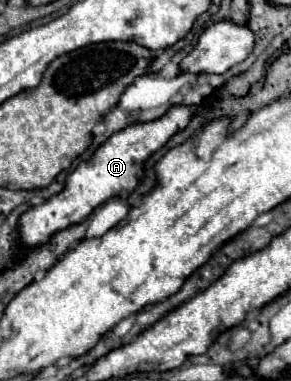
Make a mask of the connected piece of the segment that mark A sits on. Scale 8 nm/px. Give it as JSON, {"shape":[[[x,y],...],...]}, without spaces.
{"shape":[[[199,102],[199,104],[177,104],[177,106],[169,108],[165,116],[161,116],[157,120],[137,122],[137,124],[131,124],[131,126],[123,128],[121,132],[115,132],[105,144],[99,146],[99,150],[89,160],[81,162],[77,166],[77,170],[67,176],[63,192],[59,192],[57,196],[45,200],[39,206],[29,208],[21,216],[21,220],[19,220],[21,244],[23,246],[39,246],[39,244],[47,242],[49,236],[55,234],[57,230],[63,230],[63,228],[67,228],[71,224],[77,224],[77,222],[83,222],[105,200],[109,200],[109,198],[125,200],[139,186],[139,182],[143,178],[145,162],[157,150],[161,150],[169,142],[169,138],[173,134],[177,134],[183,128],[187,128],[191,118],[195,114],[203,112],[205,108],[207,108],[205,102]]]}

